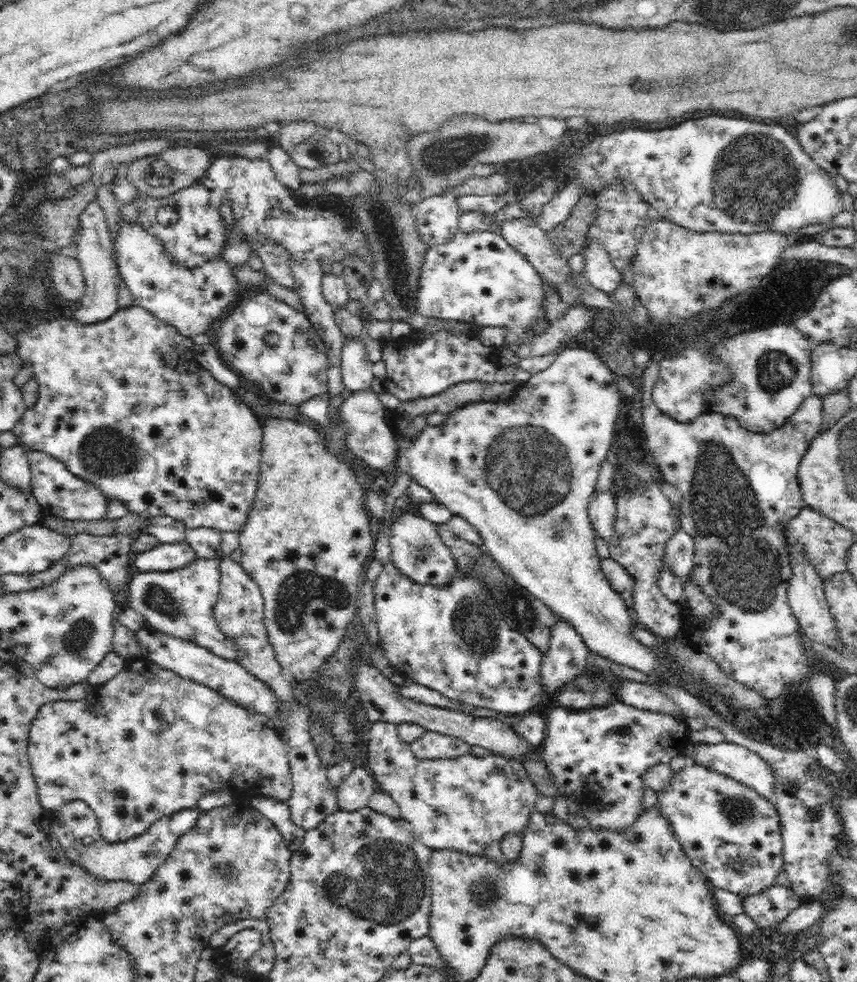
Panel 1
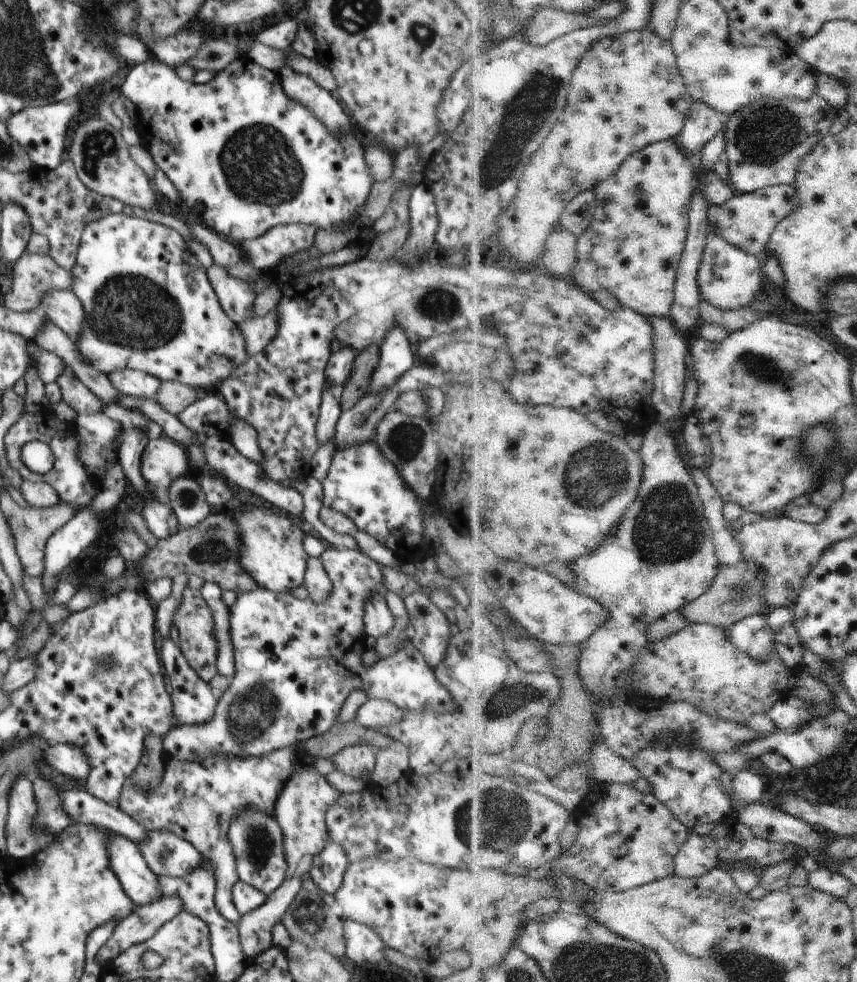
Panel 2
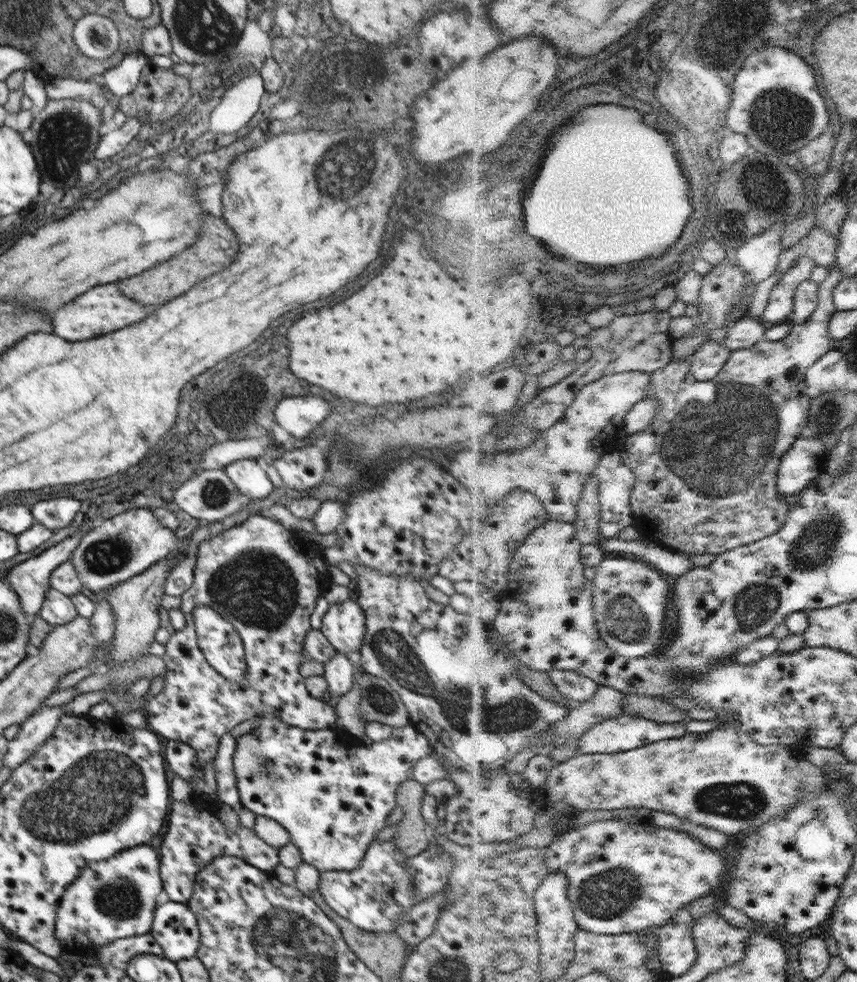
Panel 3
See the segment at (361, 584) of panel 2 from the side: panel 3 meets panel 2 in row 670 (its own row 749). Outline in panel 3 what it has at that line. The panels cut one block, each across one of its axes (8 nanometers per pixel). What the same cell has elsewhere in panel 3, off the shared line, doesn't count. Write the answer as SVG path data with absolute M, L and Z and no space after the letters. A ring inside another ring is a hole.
M271 712L259 714L259 716L256 716L256 720L258 720L259 724L253 732L242 734L241 737L237 738L237 746L234 749L234 756L232 758L237 784L236 788L239 792L239 806L248 808L255 815L267 816L268 818L272 818L272 820L277 820L290 833L291 842L300 850L303 861L309 863L316 870L319 870L320 873L326 872L327 870L345 870L348 872L361 865L361 860L364 858L369 844L375 840L376 833L386 826L386 819L389 817L392 809L397 805L396 790L398 790L399 784L402 784L404 780L413 778L412 767L414 767L414 762L430 757L434 752L434 748L431 746L428 738L418 732L411 724L394 728L393 733L386 740L365 745L358 739L347 736L336 728L303 730L297 726L288 726Z

